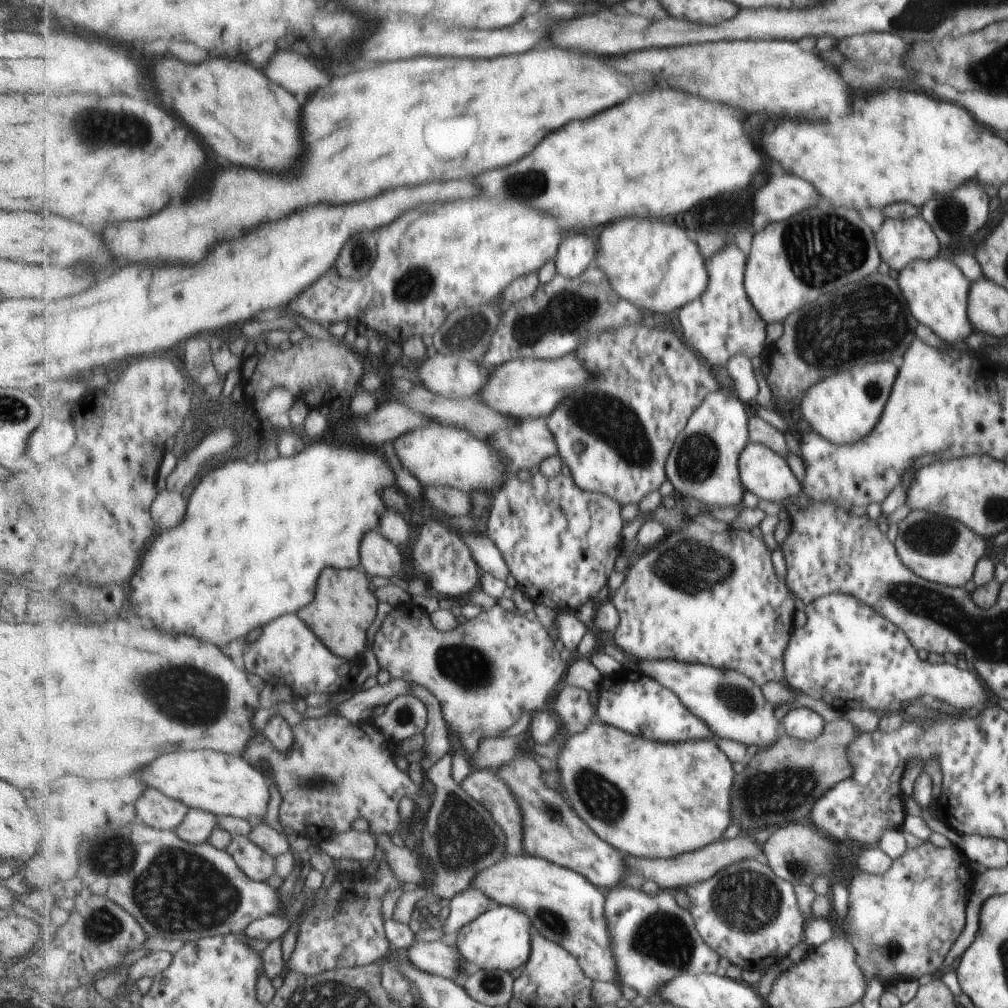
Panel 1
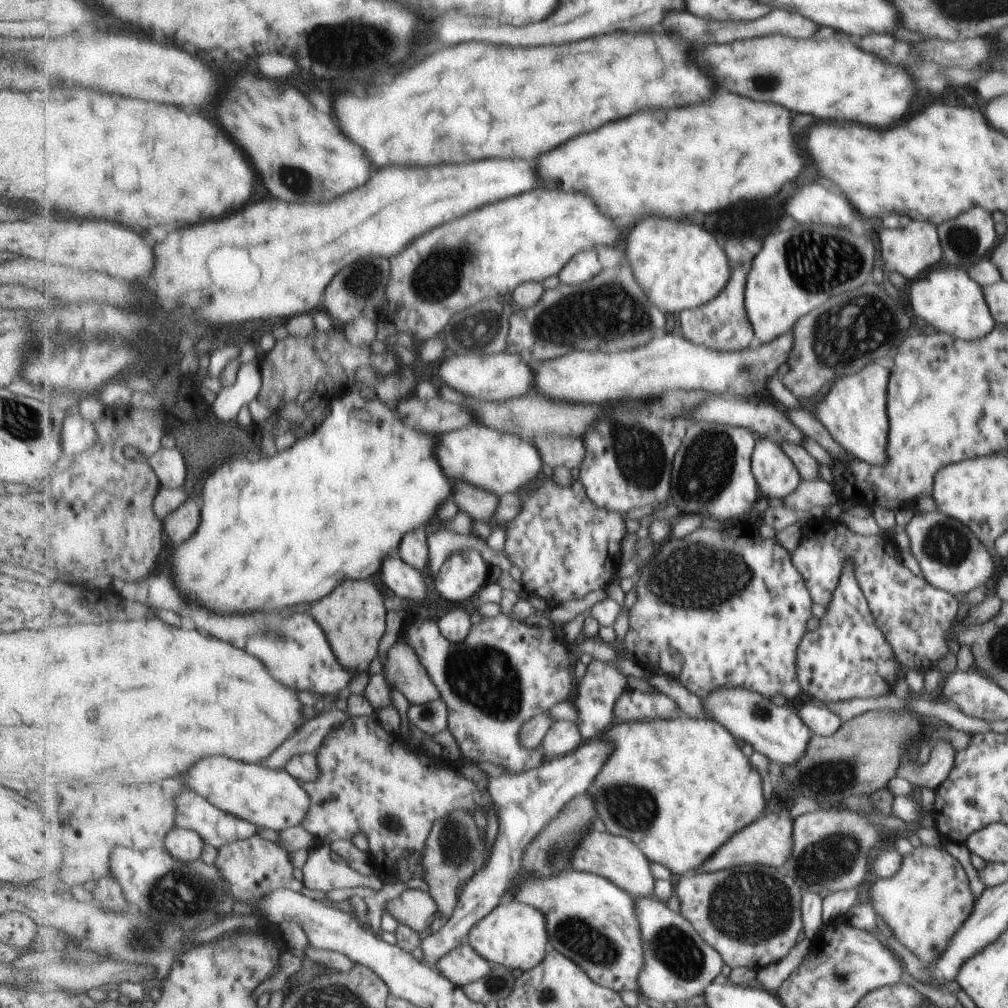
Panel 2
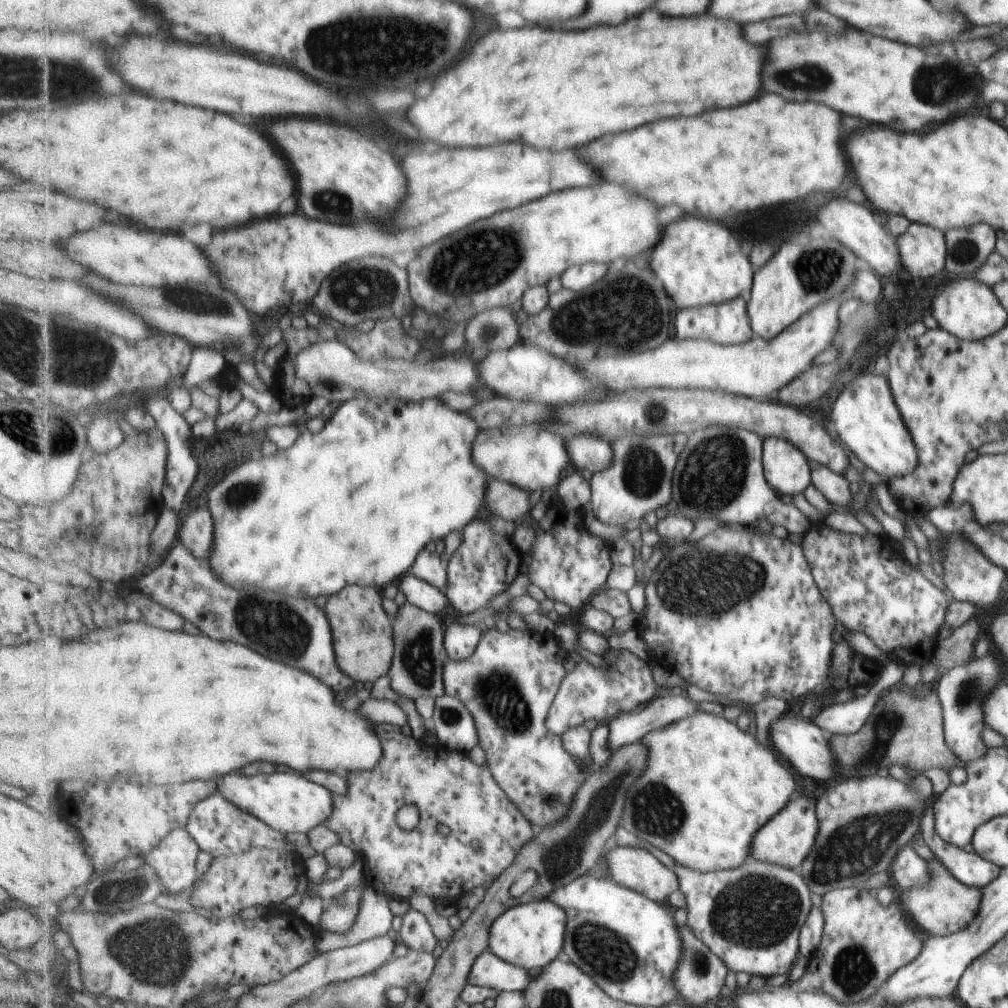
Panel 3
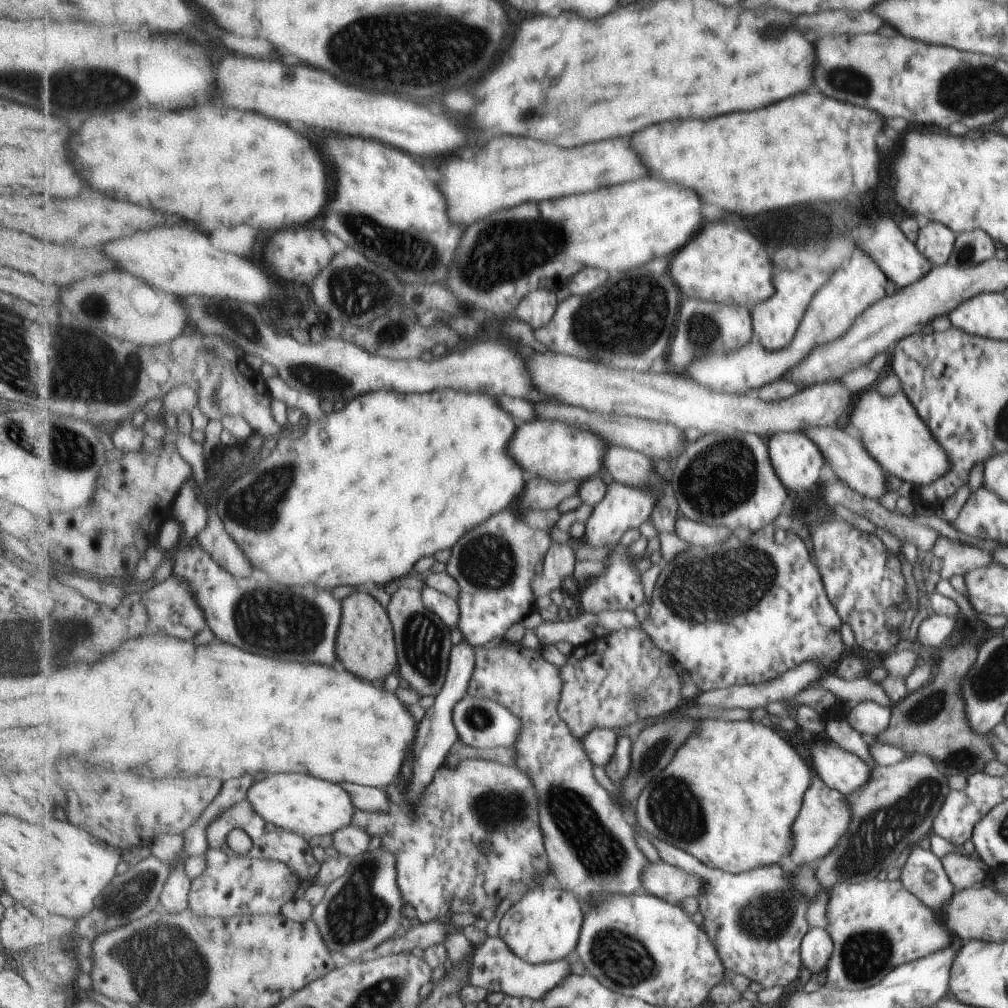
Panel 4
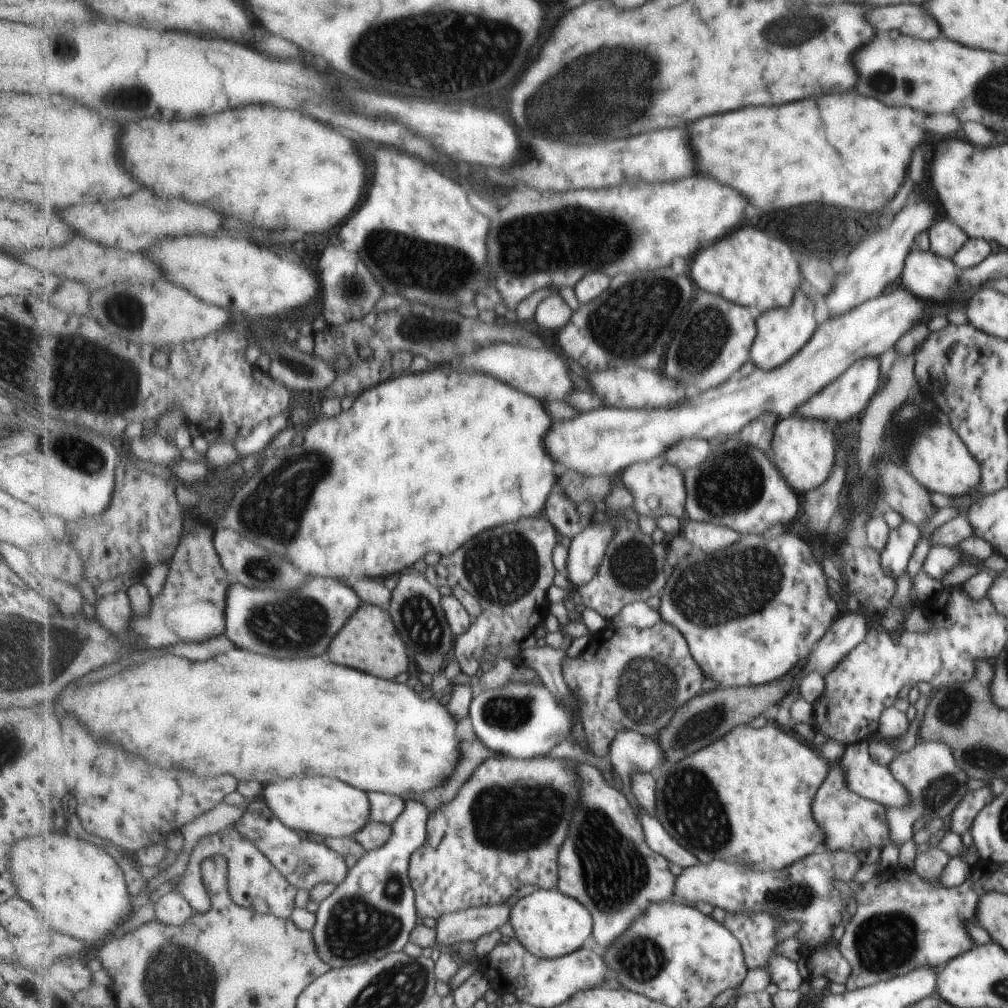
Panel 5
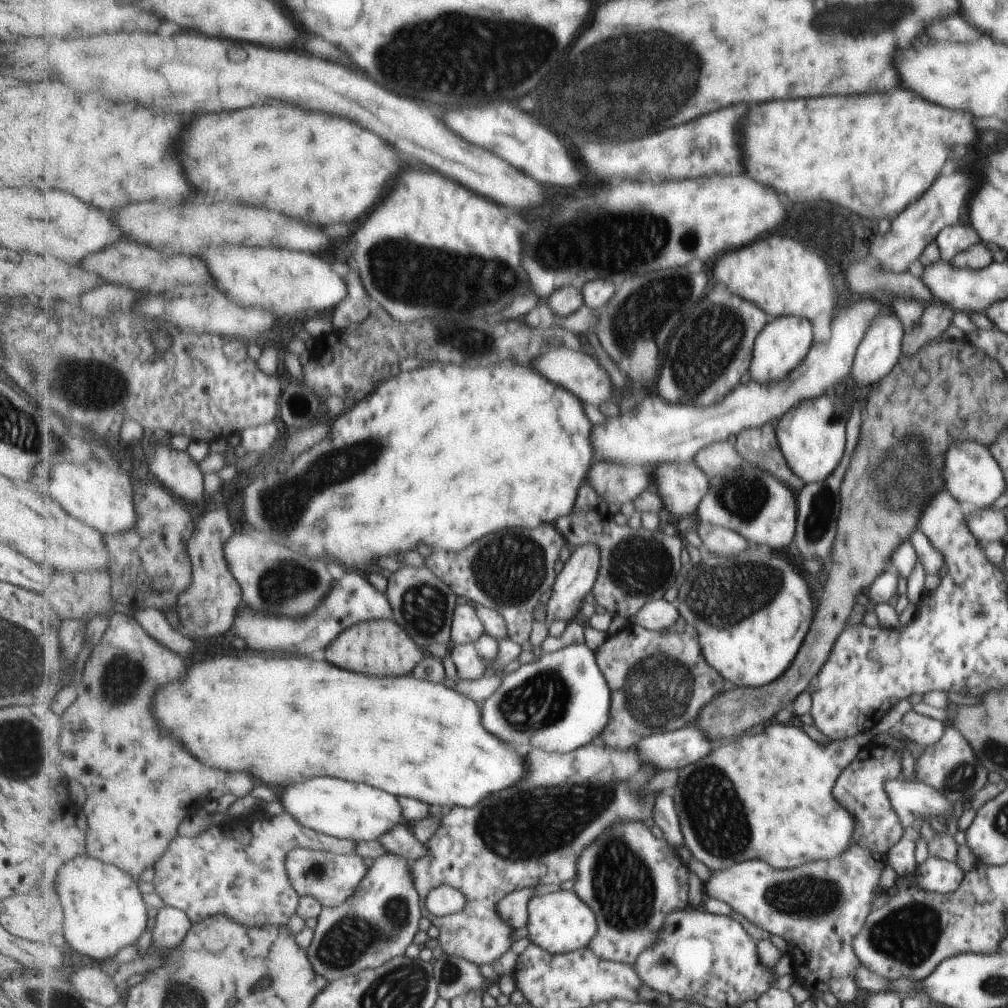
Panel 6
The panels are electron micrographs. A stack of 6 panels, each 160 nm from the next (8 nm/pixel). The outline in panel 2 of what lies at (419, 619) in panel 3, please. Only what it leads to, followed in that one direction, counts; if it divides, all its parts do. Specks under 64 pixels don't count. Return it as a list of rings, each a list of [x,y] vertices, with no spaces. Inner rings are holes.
[[[402,639],[388,652],[383,674],[410,705],[435,702],[442,698],[414,648]]]

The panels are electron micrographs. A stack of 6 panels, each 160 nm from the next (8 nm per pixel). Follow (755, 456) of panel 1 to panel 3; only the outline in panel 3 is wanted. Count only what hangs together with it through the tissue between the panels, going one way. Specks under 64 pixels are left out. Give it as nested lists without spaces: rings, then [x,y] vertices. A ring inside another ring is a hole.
[[[765,438],[760,459],[768,484],[783,499],[801,494],[811,482],[811,468],[807,468],[804,453],[786,440]]]

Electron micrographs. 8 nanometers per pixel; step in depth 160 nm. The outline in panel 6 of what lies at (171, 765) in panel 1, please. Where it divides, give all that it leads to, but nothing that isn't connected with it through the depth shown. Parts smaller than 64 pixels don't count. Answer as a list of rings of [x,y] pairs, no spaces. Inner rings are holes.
[[[313,778],[301,784],[295,784],[293,788],[285,788],[279,800],[282,802],[285,812],[291,813],[303,826],[331,836],[346,838],[356,842],[377,841],[386,832],[389,832],[396,824],[405,822],[399,798],[387,794],[384,790],[377,790],[365,784],[355,784],[339,778]]]

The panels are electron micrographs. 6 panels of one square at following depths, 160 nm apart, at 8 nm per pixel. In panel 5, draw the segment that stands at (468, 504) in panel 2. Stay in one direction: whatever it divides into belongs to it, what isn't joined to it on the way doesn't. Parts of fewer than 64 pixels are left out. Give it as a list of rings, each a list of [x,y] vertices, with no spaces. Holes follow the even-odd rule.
[[[556,466],[556,475],[558,476],[558,479],[556,480],[557,486],[564,491],[565,495],[570,497],[570,500],[573,503],[577,504],[579,504],[579,502],[604,502],[613,486],[613,480],[611,480],[611,478],[588,477],[568,469],[566,466]]]

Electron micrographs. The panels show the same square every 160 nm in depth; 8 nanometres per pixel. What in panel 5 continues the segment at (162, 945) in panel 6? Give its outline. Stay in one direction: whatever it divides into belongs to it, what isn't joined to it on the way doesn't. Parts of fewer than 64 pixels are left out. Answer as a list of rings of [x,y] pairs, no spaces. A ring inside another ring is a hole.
[[[179,891],[165,893],[155,903],[155,918],[170,925],[184,925],[195,913],[186,896]]]

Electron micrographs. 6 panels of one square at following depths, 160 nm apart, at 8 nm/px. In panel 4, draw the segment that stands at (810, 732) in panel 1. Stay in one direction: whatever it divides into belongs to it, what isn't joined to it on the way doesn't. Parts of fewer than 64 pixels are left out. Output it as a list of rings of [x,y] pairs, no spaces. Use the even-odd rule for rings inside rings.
[[[861,701],[847,712],[847,724],[864,737],[874,737],[888,727],[889,707],[882,707],[874,701]]]

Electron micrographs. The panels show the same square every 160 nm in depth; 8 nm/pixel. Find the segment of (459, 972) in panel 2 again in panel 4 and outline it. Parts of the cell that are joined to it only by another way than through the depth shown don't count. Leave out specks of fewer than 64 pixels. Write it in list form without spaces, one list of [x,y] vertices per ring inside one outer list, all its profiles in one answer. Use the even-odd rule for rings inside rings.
[[[499,936],[487,937],[486,941],[477,948],[472,958],[474,964],[470,982],[477,988],[491,992],[502,992],[505,996],[527,997],[541,1000],[552,988],[558,987],[569,975],[569,968],[576,956],[552,963],[534,965],[519,958],[509,945]]]

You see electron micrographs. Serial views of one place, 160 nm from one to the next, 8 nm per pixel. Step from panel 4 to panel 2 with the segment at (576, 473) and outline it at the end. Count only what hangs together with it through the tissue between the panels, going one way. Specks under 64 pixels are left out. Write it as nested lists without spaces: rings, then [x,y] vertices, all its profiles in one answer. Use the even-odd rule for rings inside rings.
[[[477,424],[465,426],[461,430],[437,436],[437,460],[439,460],[441,468],[447,472],[447,476],[451,480],[453,478],[457,481],[462,480],[487,492],[492,492],[498,498],[517,494],[523,485],[530,483],[536,478],[541,468],[543,468],[544,463],[542,452],[540,453],[538,448],[535,448],[534,443],[531,443],[530,440],[522,439],[520,436],[514,434],[501,434],[497,429],[485,428],[485,425],[477,426]]]

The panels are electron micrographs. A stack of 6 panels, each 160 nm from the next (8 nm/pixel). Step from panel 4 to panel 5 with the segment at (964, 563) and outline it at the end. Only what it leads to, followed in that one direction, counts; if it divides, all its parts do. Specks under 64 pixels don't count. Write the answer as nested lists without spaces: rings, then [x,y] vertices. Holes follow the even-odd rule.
[[[931,546],[922,562],[921,570],[940,581],[951,568],[964,564],[962,553],[964,551],[961,551],[958,546]]]

